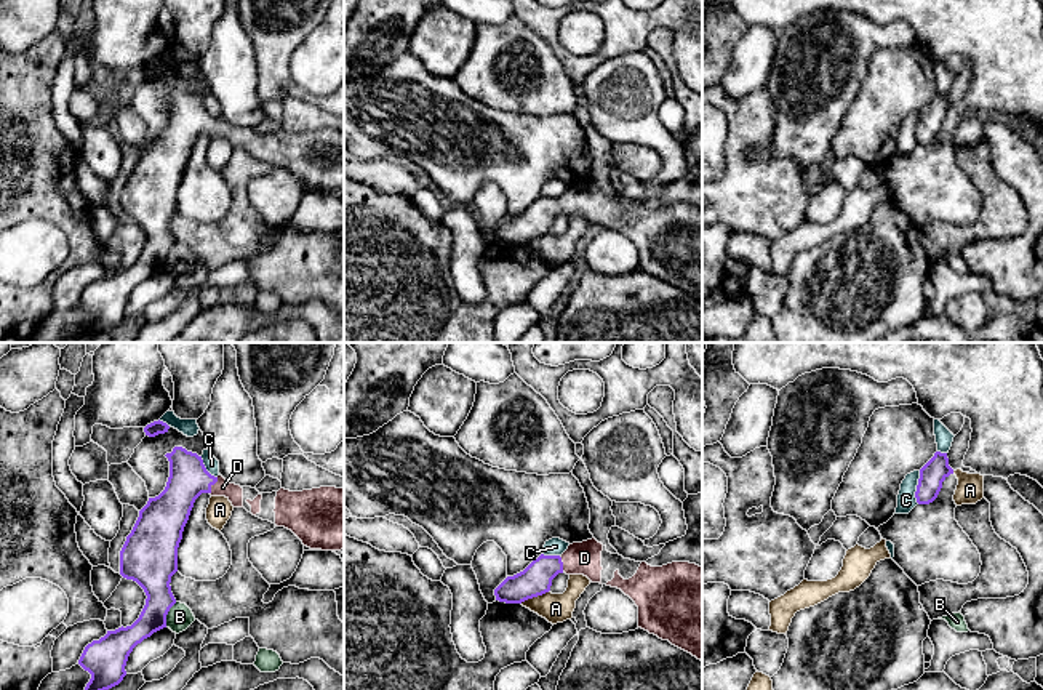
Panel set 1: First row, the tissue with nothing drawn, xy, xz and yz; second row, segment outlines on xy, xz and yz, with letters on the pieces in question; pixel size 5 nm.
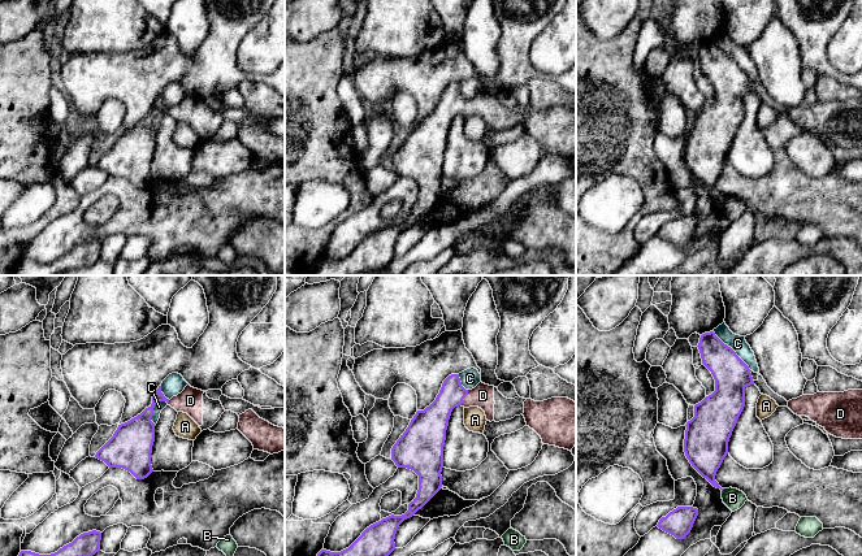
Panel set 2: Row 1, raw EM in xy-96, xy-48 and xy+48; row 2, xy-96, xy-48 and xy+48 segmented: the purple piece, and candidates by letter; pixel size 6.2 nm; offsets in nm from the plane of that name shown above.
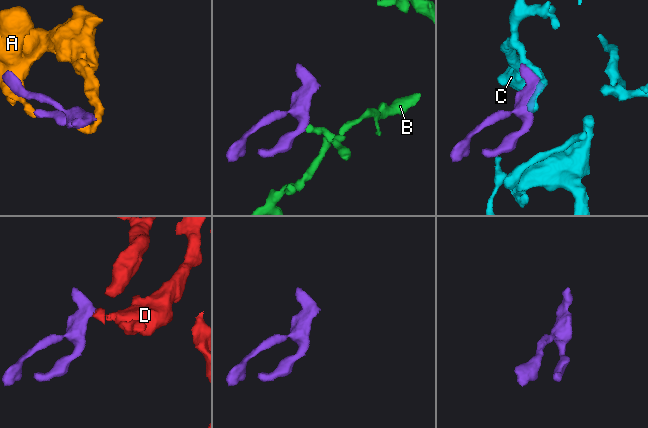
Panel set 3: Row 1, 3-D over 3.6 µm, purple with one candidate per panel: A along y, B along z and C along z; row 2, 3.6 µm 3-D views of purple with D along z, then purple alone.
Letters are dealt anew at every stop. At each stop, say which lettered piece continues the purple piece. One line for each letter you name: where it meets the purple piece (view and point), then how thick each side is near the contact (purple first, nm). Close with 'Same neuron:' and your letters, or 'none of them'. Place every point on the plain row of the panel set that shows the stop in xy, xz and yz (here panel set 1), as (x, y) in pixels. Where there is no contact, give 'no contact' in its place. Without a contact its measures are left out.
D: contact xy (213, 125); calibres 190 and 90 nm
Same neuron: D

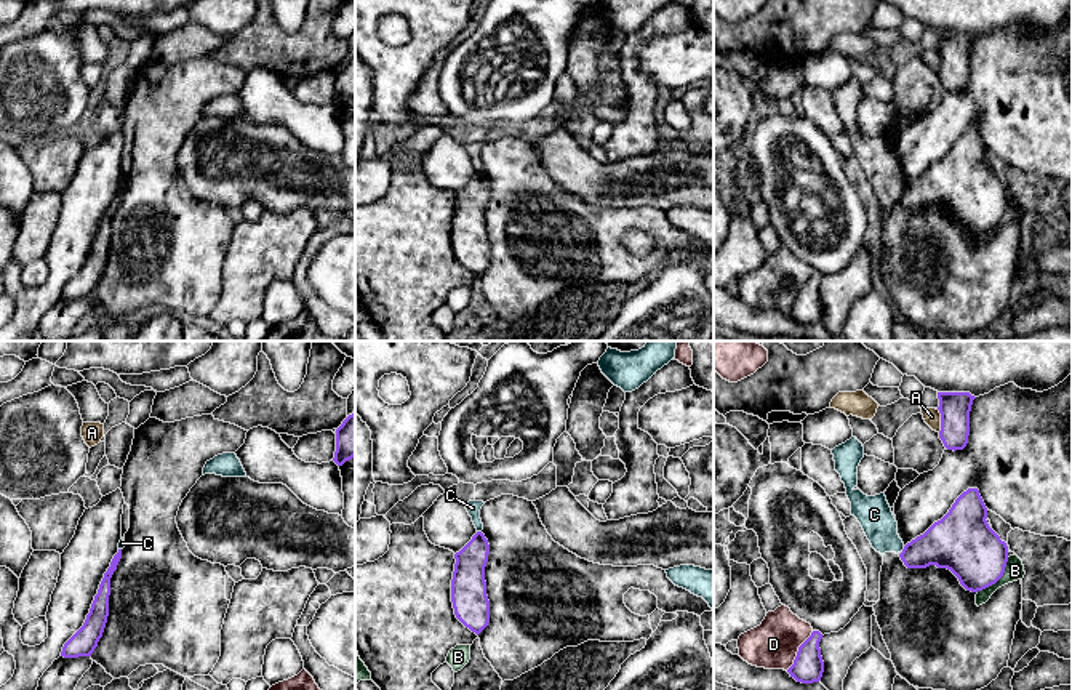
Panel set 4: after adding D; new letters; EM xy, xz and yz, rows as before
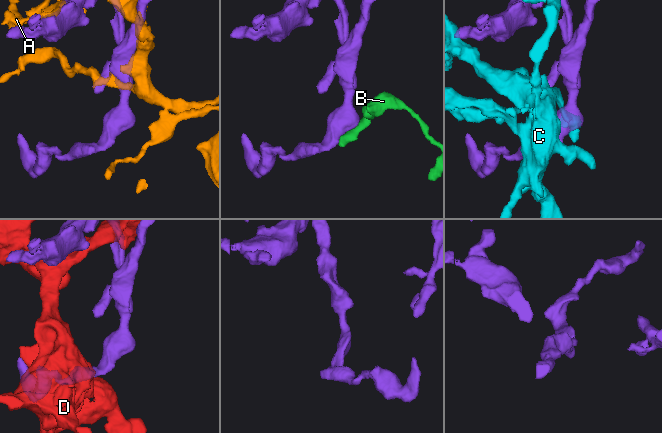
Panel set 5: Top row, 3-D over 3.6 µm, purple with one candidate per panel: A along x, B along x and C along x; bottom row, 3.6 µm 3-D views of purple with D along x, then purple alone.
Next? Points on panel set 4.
C: contact xz (479, 173); calibres 160 and 70 nm
Same neuron: C

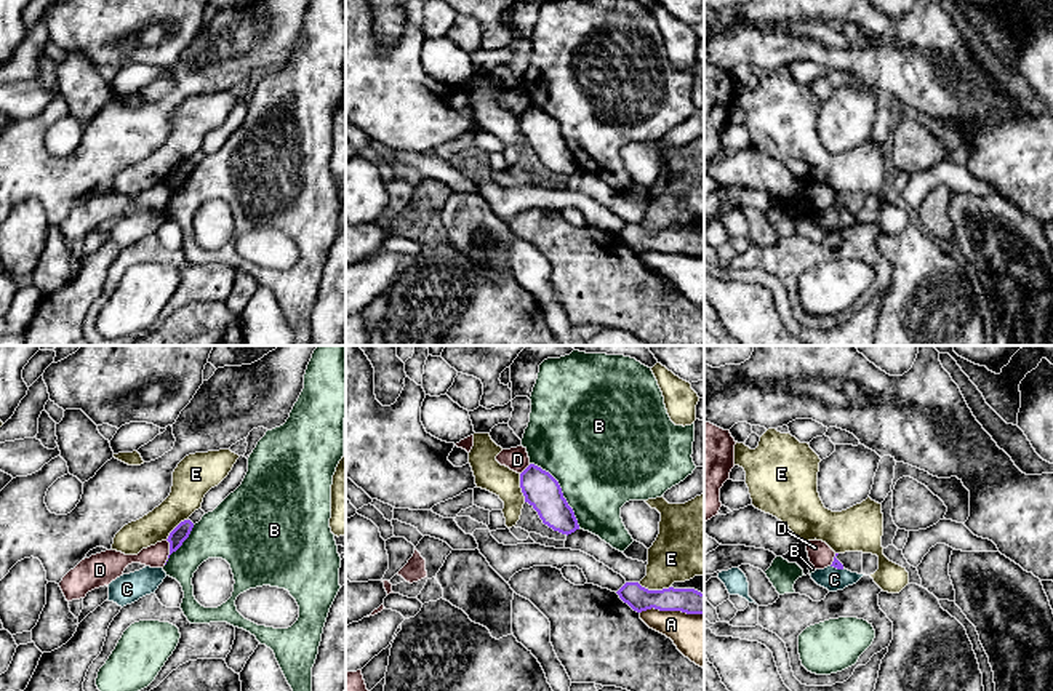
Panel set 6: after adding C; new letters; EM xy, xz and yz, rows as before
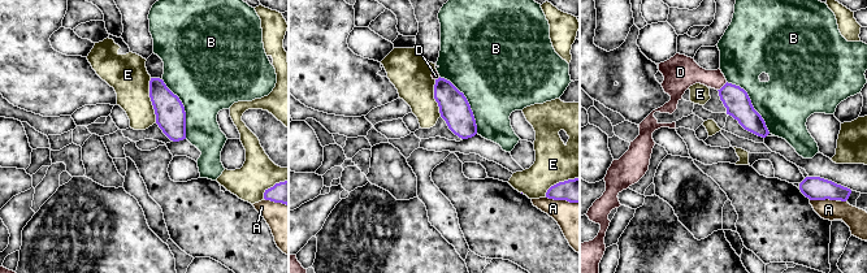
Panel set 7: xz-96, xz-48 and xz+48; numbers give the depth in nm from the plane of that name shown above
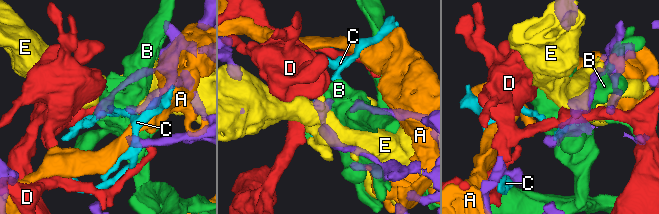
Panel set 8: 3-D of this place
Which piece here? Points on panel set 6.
Same neuron: none of them

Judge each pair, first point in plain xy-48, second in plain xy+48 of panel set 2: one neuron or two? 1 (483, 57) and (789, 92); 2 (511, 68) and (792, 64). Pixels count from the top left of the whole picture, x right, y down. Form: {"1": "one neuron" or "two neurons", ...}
{"1": "one neuron", "2": "two neurons"}

